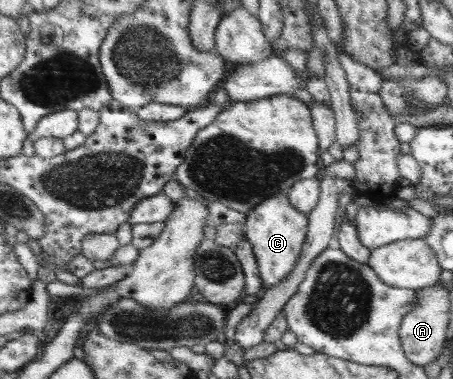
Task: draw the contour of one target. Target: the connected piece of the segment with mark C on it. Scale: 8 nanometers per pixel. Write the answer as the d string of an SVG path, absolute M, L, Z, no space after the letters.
M288 192L273 195L250 210L243 230L246 238L253 245L265 289L287 280L297 267L306 244L309 227L308 216L299 212L299 209L291 202Z

